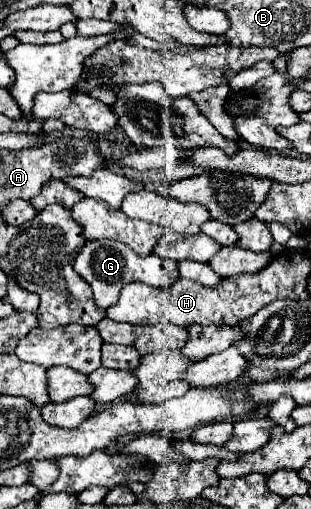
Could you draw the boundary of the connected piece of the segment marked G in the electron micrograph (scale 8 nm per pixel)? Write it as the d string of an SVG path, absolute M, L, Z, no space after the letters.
M89 240L75 258L75 270L93 288L95 304L99 308L109 308L119 300L119 290L129 282L143 282L157 288L167 288L179 278L177 262L159 258L155 252L149 256L135 254L127 244L117 240Z

